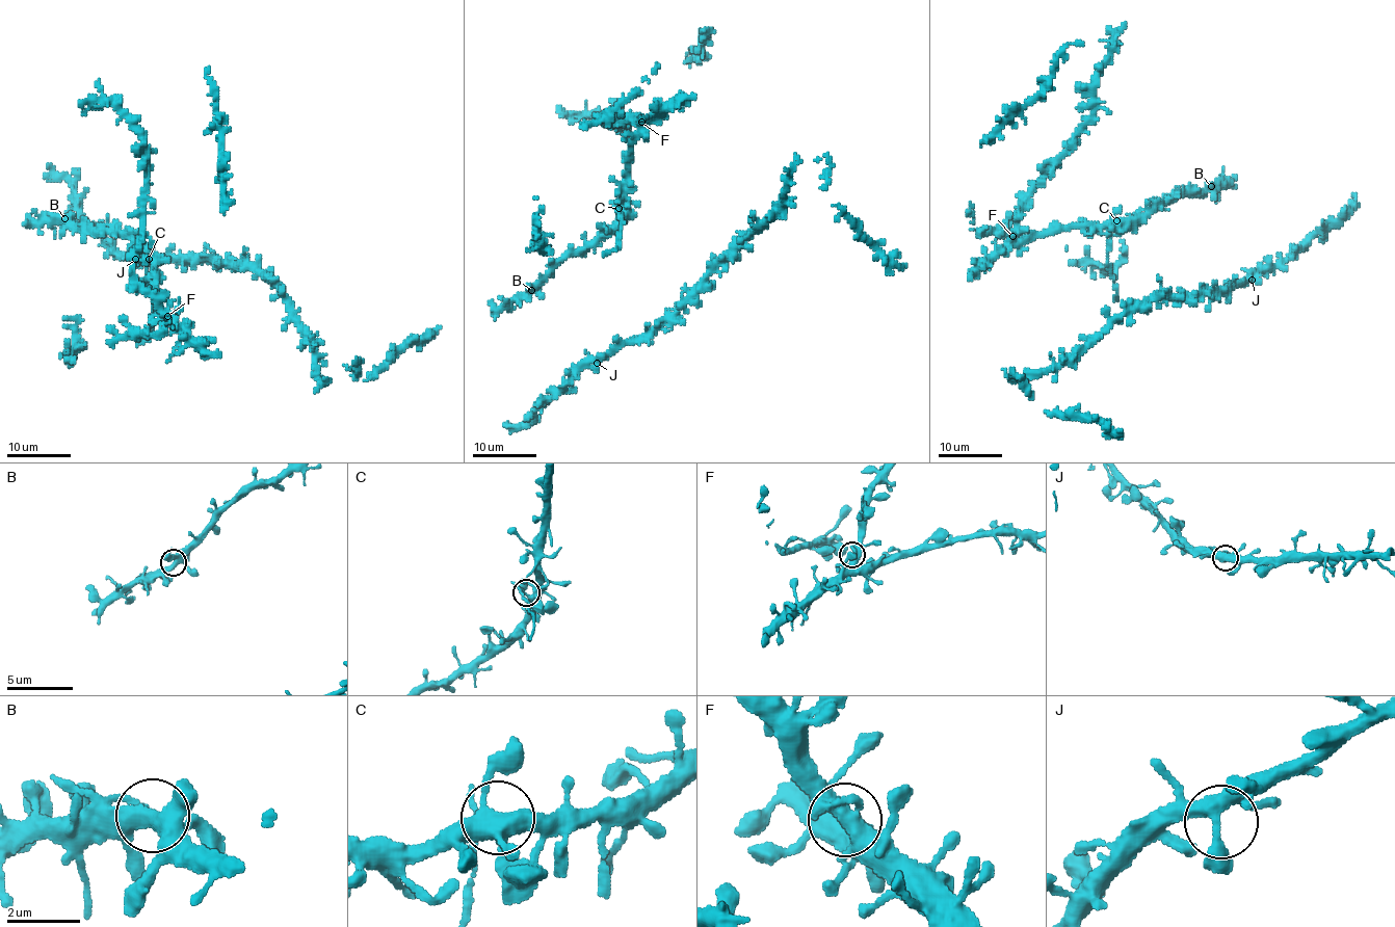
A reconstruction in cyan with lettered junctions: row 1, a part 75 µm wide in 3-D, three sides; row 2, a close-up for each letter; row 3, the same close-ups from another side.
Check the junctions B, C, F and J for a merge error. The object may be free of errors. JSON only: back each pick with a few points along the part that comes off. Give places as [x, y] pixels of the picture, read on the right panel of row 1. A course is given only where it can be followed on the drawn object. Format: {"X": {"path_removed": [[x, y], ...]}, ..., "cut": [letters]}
{"C": {"path_removed": [[1116, 220], [1113, 221], [1108, 269], [1116, 301]]}, "cut": ["C"]}

